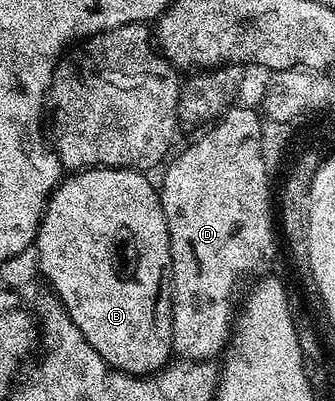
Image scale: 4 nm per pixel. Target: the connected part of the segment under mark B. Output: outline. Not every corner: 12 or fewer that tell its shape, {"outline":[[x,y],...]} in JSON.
{"outline":[[135,168],[61,179],[39,275],[104,361],[172,350],[170,234]]}

